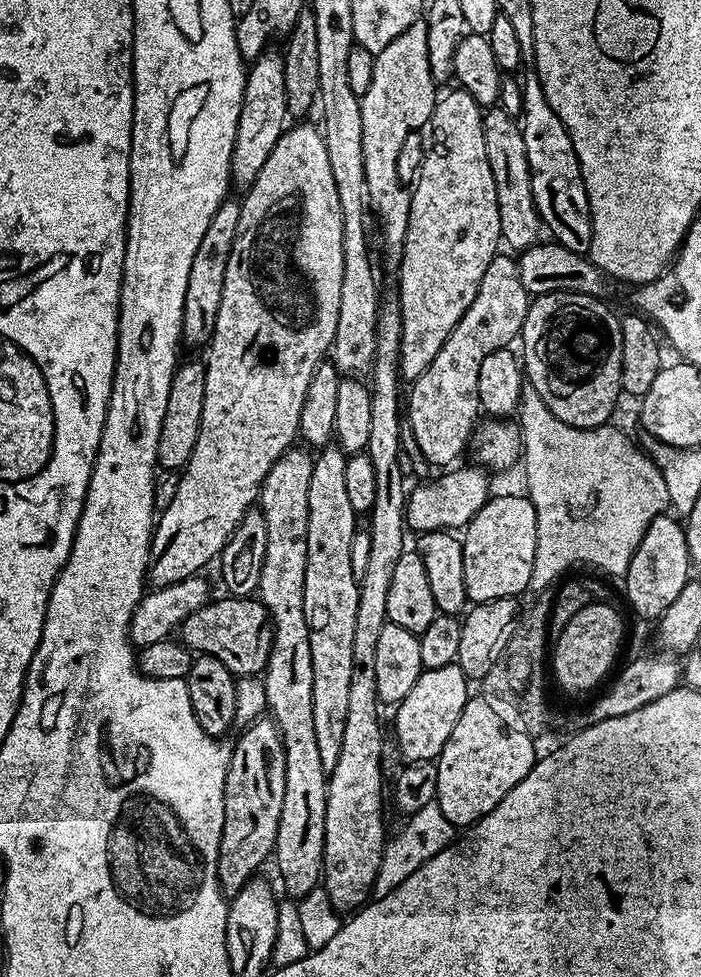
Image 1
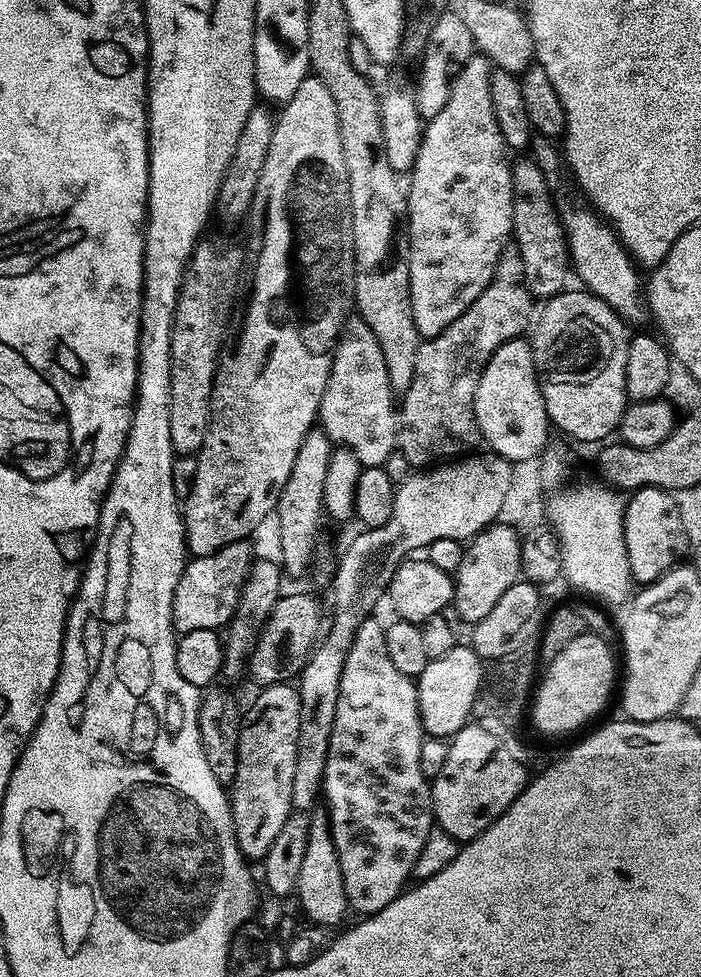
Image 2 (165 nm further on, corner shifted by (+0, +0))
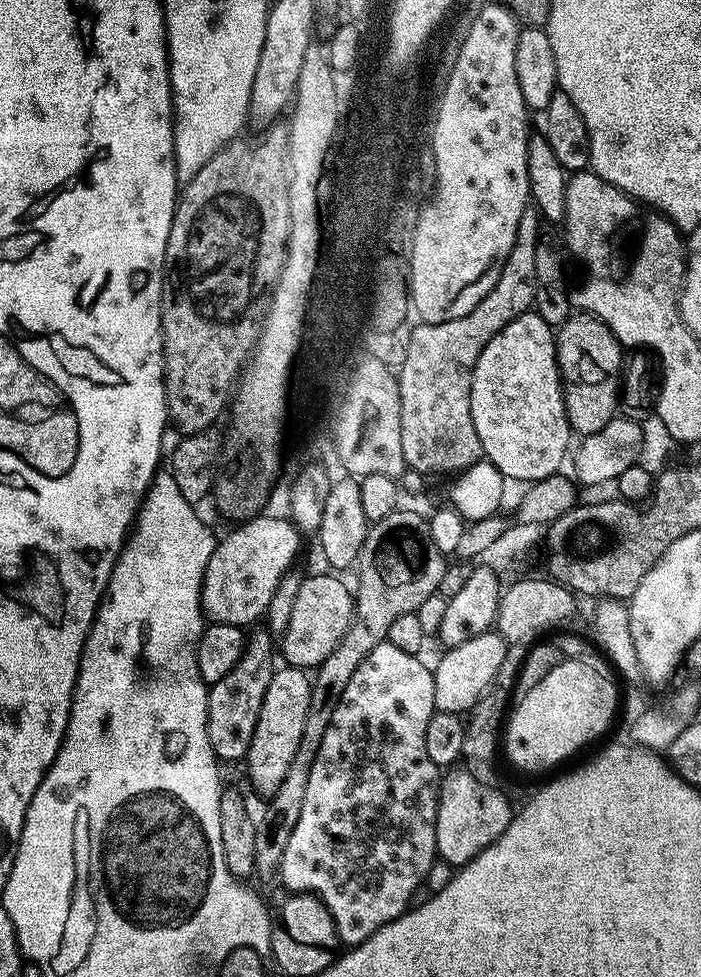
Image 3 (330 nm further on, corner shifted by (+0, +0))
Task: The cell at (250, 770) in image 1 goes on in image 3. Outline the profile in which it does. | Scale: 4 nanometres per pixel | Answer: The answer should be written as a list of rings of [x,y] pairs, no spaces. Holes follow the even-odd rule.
[[[280,666],[273,671],[270,690],[266,690],[266,698],[262,698],[258,726],[254,726],[246,757],[248,776],[253,786],[266,798],[279,791],[290,762],[294,762],[294,754],[298,754],[298,742],[302,742],[302,726],[306,726],[311,693],[312,680],[305,669]]]

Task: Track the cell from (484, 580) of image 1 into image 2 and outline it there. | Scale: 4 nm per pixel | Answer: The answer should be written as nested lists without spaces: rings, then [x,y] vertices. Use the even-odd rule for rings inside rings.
[[[493,522],[467,541],[464,557],[454,574],[456,589],[451,602],[451,607],[456,609],[465,625],[471,626],[486,618],[494,602],[498,602],[498,598],[521,579],[521,537],[512,526]]]

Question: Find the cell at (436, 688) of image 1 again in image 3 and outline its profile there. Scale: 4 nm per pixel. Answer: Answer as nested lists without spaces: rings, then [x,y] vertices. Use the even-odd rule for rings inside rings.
[[[489,630],[470,638],[470,642],[462,642],[458,646],[447,649],[437,664],[434,664],[434,702],[438,712],[471,713],[472,707],[480,701],[484,691],[492,685],[494,674],[498,674],[498,666],[502,666],[502,658],[506,658],[508,645],[495,631]]]

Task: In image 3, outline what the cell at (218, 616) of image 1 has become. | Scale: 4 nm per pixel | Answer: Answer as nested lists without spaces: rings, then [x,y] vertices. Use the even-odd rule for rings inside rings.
[[[339,575],[304,576],[294,597],[294,606],[290,610],[290,620],[286,630],[278,640],[278,652],[284,655],[283,663],[290,668],[315,670],[338,646],[346,634],[348,625],[354,619],[354,596],[339,580]]]

